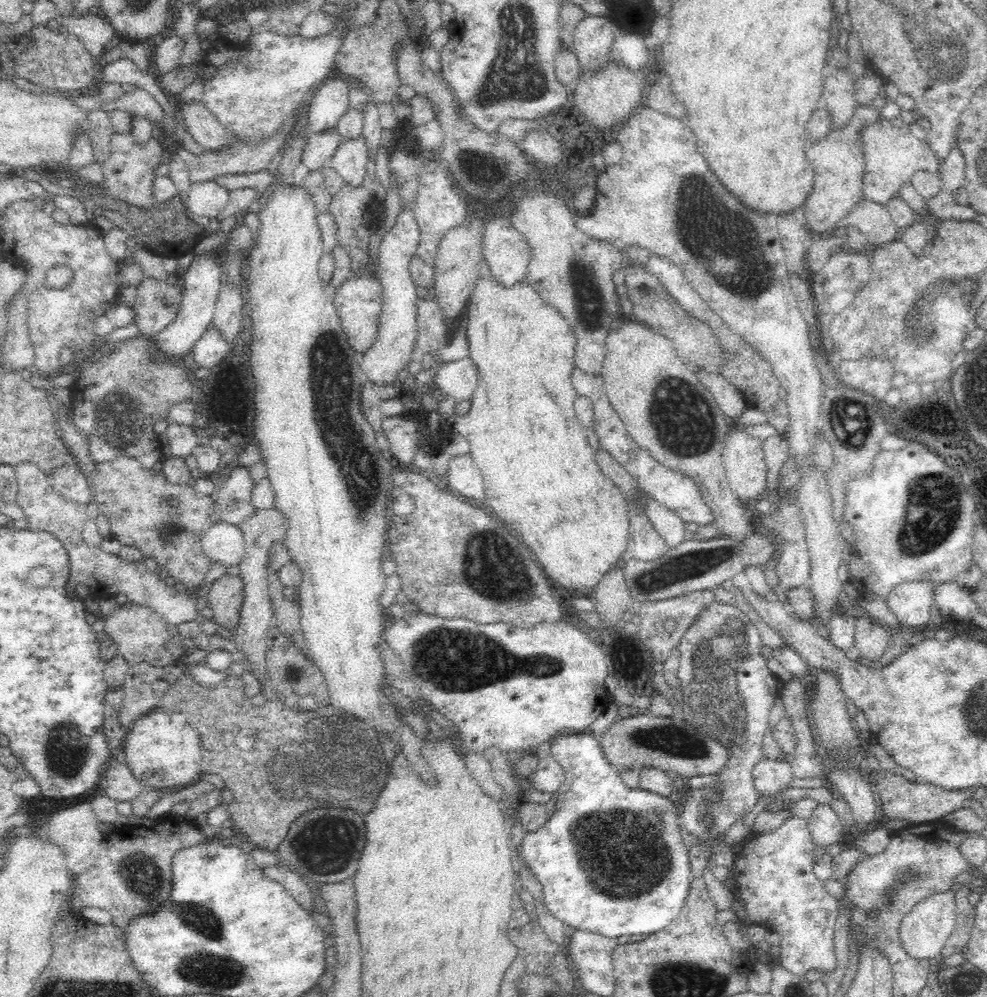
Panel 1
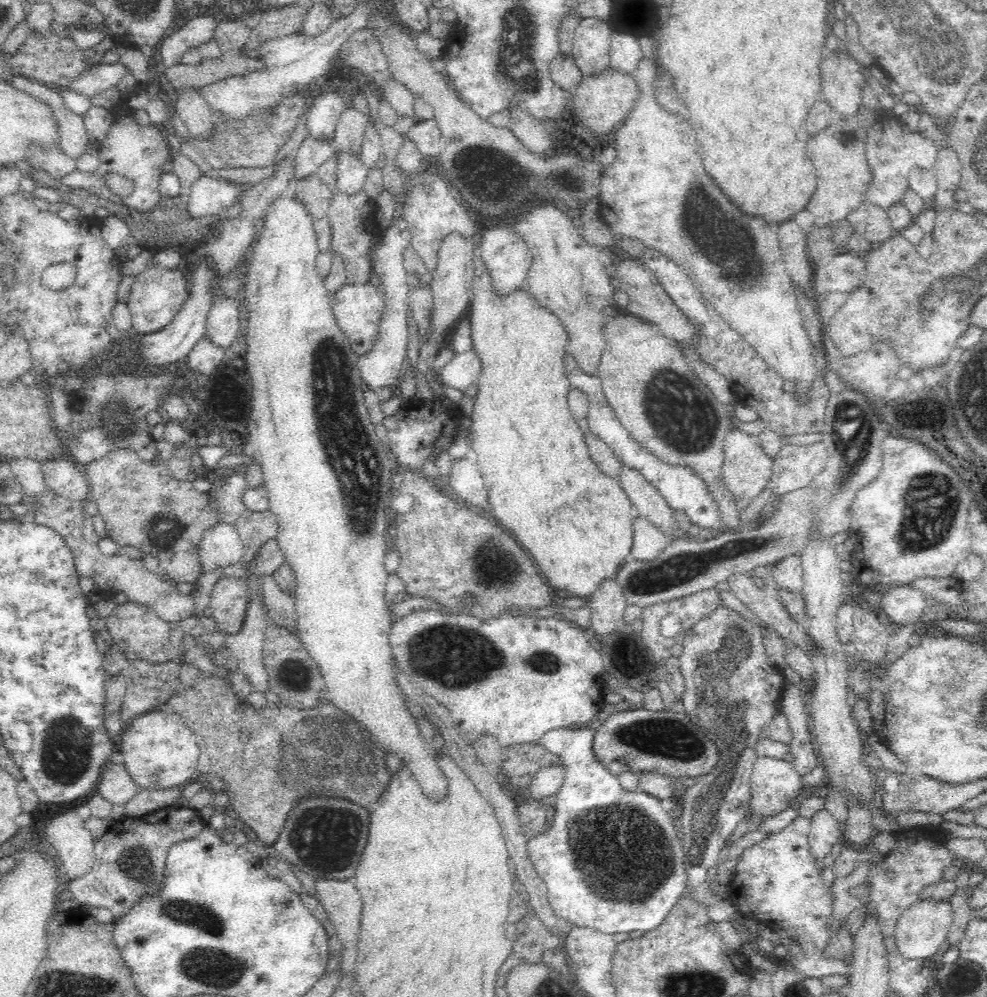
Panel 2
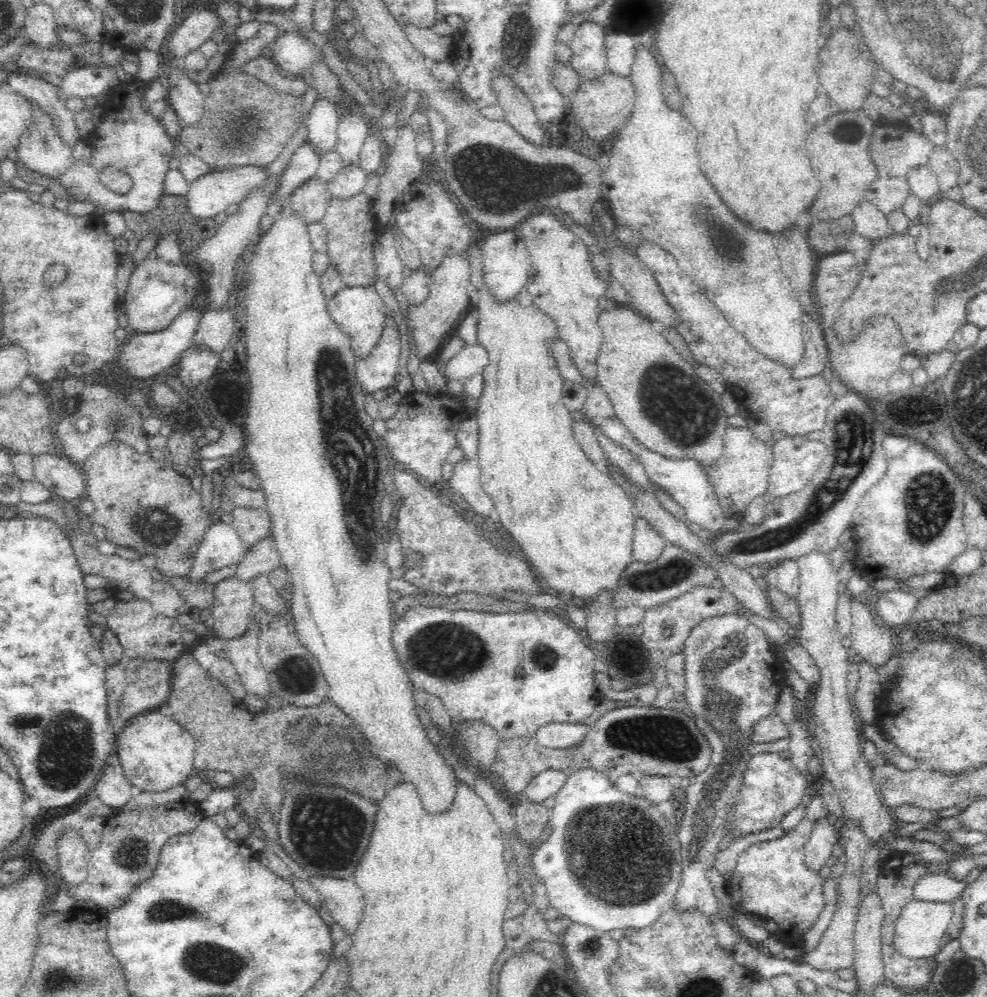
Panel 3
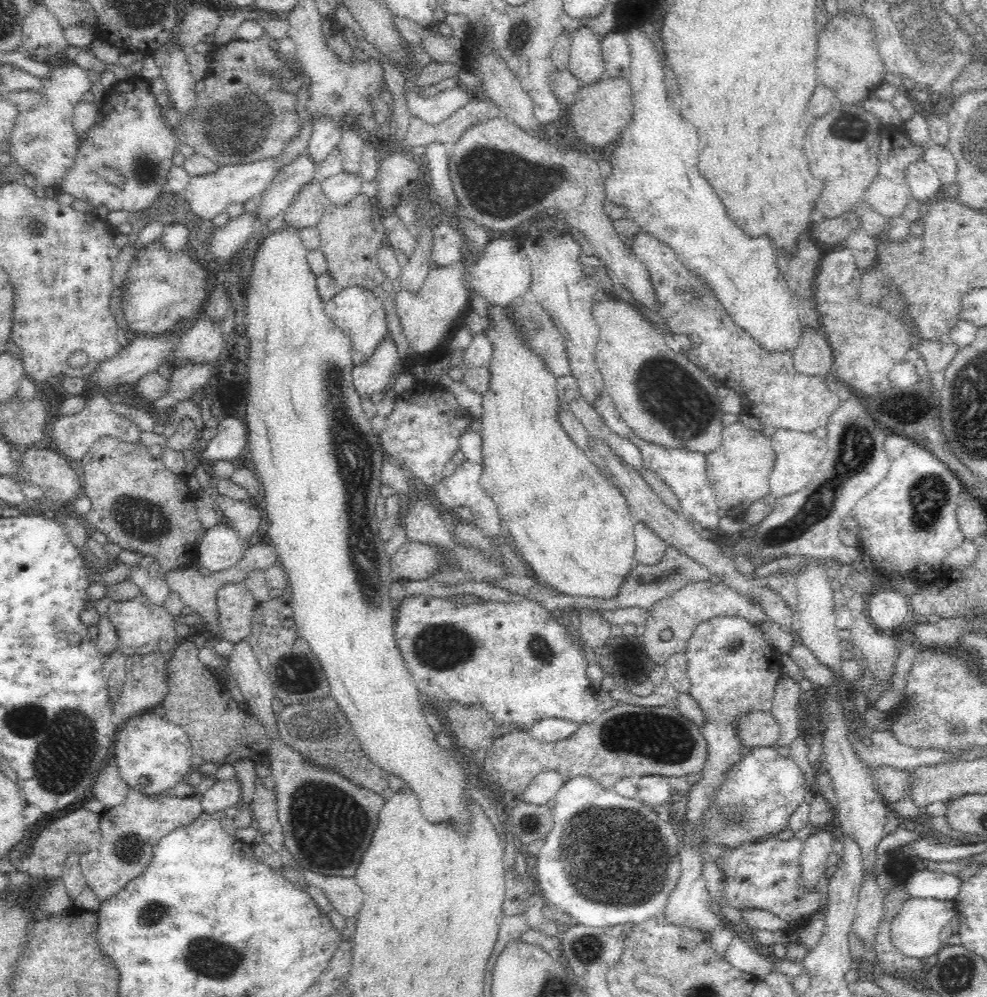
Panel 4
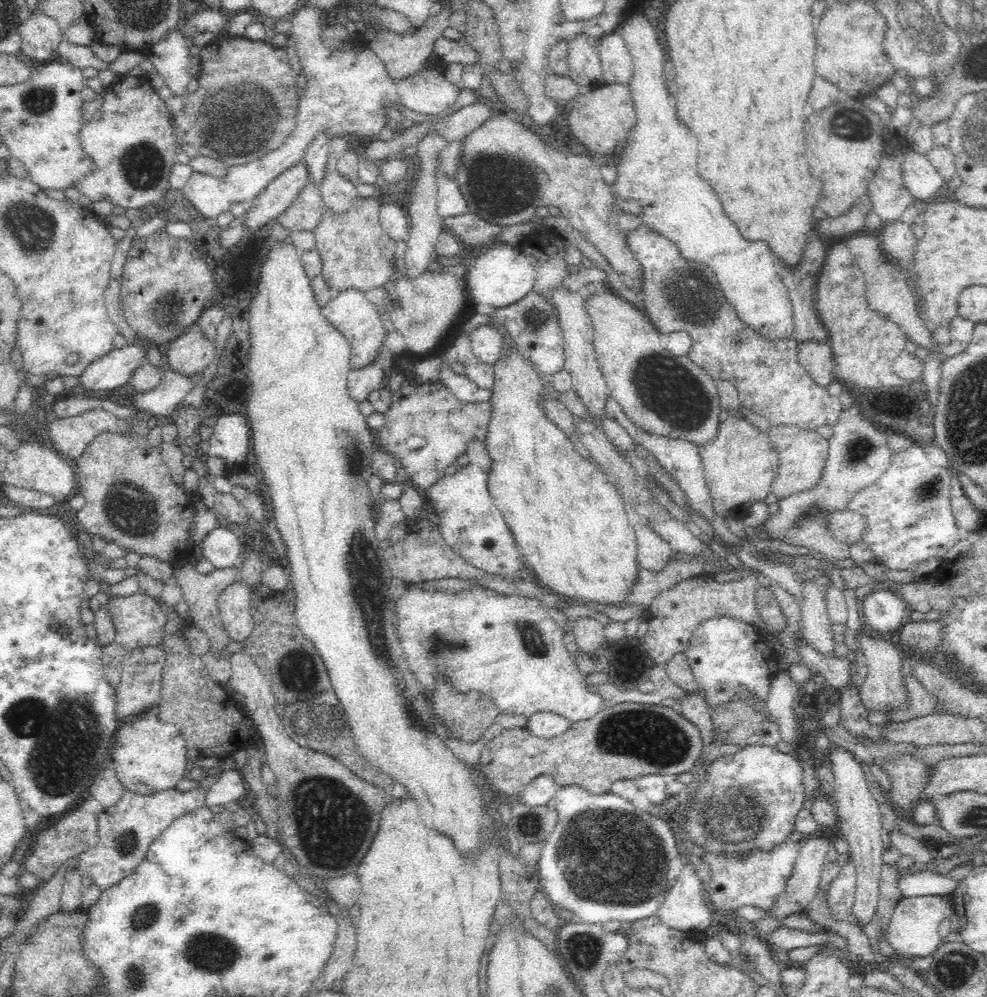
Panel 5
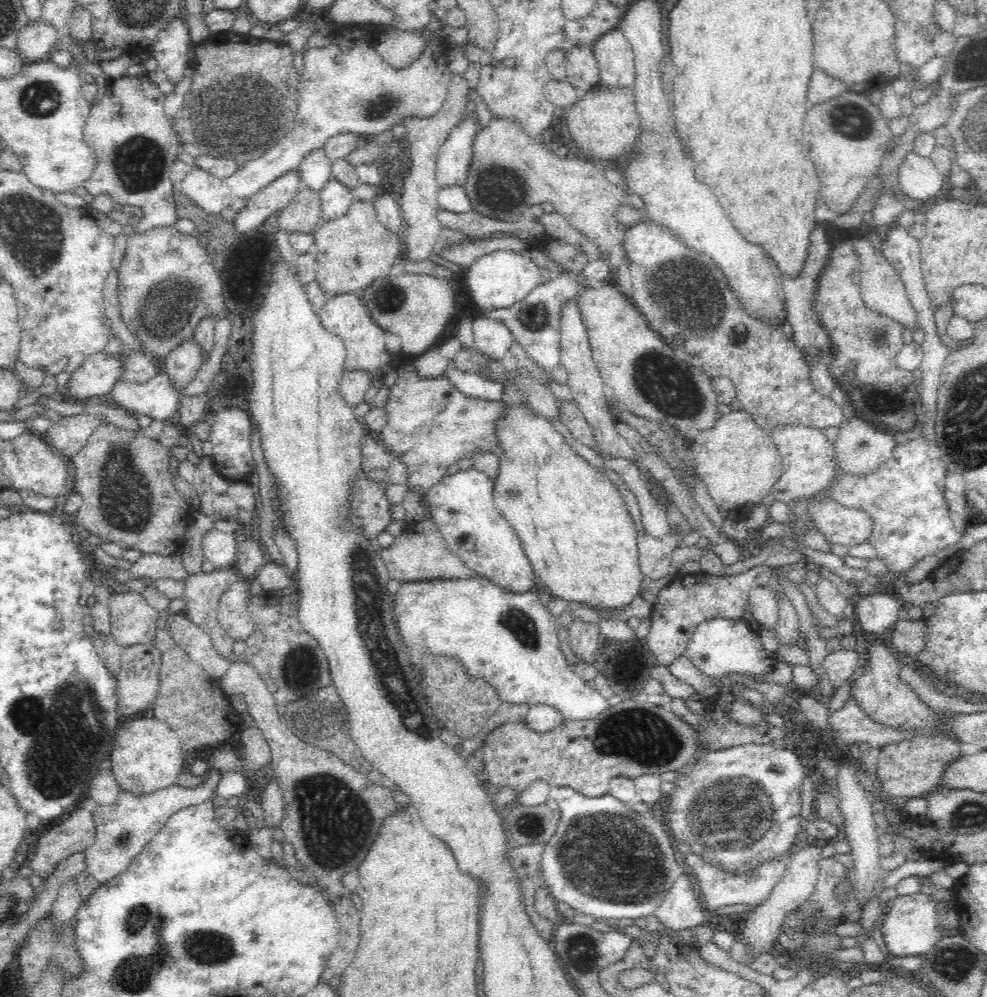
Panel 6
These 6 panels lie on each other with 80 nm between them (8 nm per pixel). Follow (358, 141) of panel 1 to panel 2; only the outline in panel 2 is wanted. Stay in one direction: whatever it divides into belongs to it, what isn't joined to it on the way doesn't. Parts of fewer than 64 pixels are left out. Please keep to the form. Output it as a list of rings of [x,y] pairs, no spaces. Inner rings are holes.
[[[340,151],[336,155],[338,183],[333,187],[334,190],[340,191],[344,195],[353,195],[362,190],[369,170],[362,163],[361,153]]]

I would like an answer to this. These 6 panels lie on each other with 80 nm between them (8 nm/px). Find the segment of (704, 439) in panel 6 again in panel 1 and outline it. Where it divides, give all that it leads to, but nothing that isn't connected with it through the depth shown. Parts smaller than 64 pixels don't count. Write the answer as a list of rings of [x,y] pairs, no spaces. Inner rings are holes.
[[[733,426],[724,441],[722,460],[729,487],[734,491],[736,498],[741,500],[741,505],[750,507],[755,500],[766,493],[768,465],[760,439],[749,435],[741,426]]]

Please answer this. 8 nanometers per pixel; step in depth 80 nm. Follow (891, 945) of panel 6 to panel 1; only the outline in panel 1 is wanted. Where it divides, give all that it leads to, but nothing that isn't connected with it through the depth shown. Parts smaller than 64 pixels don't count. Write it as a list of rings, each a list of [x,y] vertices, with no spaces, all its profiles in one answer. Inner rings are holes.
[[[956,891],[940,892],[923,898],[902,918],[898,932],[900,943],[910,957],[929,962],[944,949],[946,940],[956,930]]]

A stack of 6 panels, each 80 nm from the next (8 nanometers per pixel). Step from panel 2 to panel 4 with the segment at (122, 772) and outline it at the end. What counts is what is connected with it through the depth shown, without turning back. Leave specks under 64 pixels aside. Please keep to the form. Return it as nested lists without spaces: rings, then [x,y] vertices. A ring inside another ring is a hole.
[[[106,764],[93,785],[93,794],[107,809],[123,804],[132,788],[120,777],[118,767]]]

